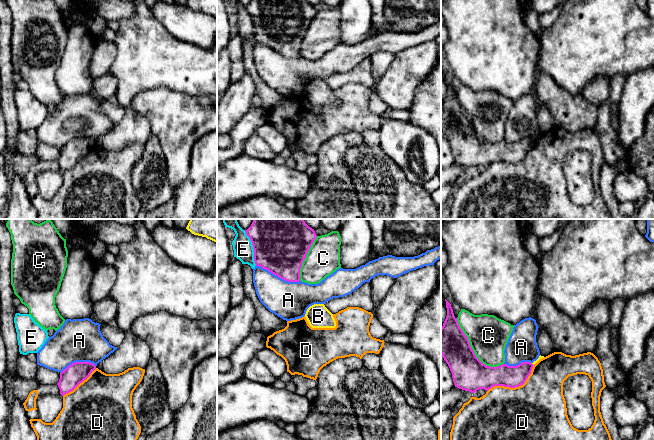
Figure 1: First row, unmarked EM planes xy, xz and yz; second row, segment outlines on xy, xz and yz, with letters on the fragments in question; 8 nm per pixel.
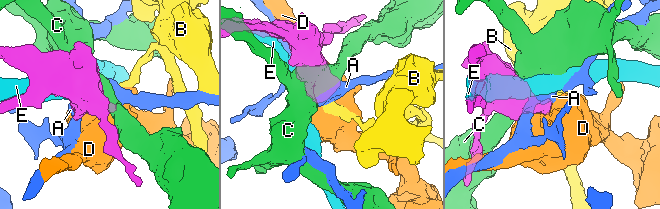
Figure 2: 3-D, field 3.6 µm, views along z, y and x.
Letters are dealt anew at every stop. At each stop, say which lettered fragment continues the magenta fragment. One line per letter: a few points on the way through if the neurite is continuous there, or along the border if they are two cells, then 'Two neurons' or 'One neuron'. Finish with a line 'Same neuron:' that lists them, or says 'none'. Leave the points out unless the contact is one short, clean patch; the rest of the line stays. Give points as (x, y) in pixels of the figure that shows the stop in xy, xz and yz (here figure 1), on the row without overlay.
A: Two neurons
B: Boundary: yz (531, 139), (533, 141). Two neurons
C: Two neurons
D: Two neurons
E: Two neurons
Same neuron: none

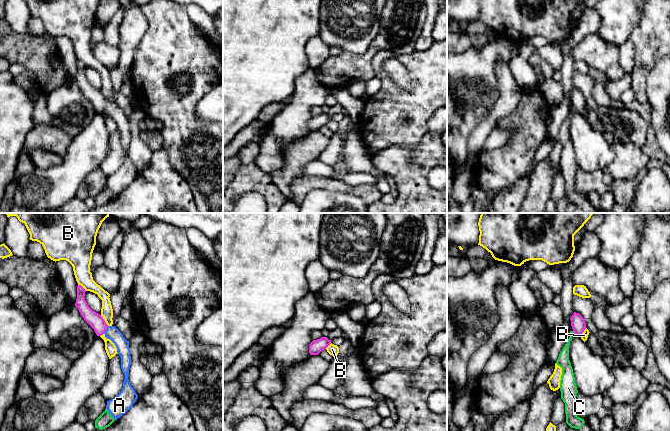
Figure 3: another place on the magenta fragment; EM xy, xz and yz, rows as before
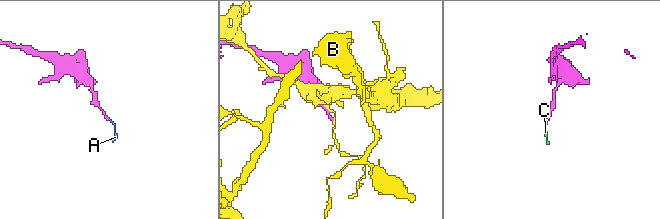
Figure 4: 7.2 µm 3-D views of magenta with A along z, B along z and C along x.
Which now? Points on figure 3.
A: Path across: xy (95, 96), (105, 106), (112, 109). One neuron
B: Two neurons
C: Boundary: yz (572, 107), (575, 110). Two neurons
Same neuron: A

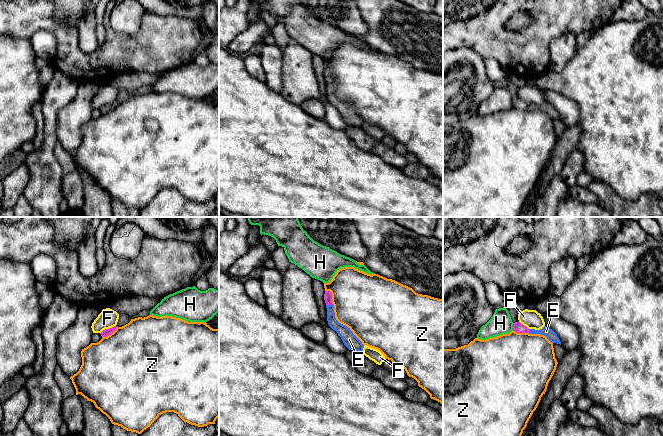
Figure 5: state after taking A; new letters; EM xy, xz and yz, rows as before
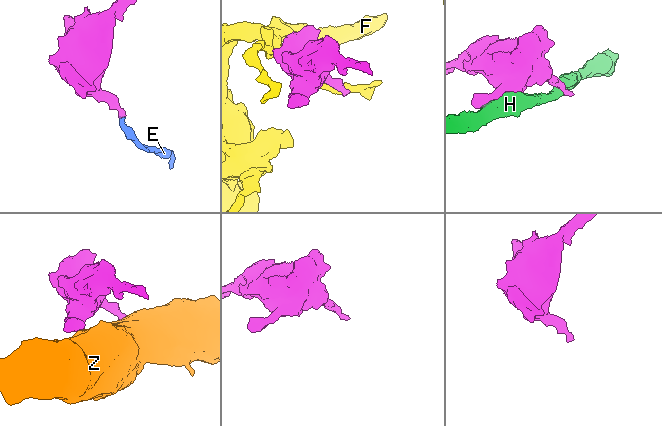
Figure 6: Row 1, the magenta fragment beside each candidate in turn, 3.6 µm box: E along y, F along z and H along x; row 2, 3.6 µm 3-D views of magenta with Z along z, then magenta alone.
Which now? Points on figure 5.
E: Path across: xz (327, 72), (329, 80), (330, 94), (343, 107). One neuron
F: Two neurons
H: Two neurons
Z: Boundary: xy (117, 103), (102, 113). Two neurons
Same neuron: E

